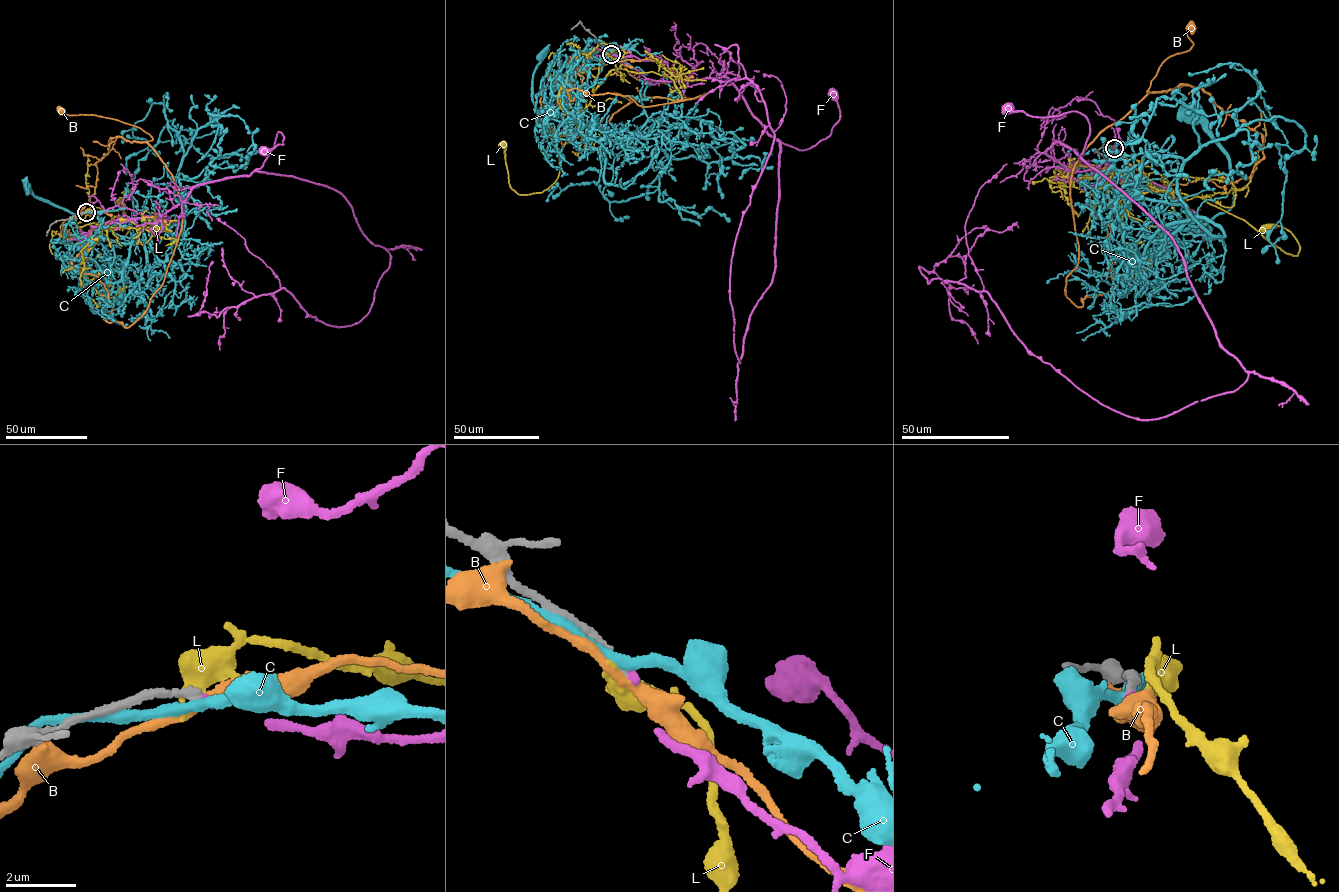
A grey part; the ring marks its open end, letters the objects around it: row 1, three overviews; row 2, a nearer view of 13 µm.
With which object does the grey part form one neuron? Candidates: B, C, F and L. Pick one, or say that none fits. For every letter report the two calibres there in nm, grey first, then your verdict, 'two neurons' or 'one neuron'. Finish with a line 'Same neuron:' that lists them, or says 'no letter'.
B: 240 nm thick on the grey side, 280 nm on the other; two neurons
C: 260 nm thick on the grey side, 300 nm on the other; two neurons
F: 240 nm thick on the grey side, 160 nm on the other; one neuron
L: 240 nm thick on the grey side, 420 nm on the other; two neurons
Same neuron: F

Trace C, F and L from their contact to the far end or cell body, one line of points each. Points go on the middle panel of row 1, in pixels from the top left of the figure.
C: (611, 54), (585, 60), (601, 70), (571, 123), (594, 138), (580, 142), (544, 134), (532, 94), (542, 55)
F: (611, 54), (655, 80), (724, 76), (768, 133), (801, 150), (827, 137), (839, 119), (832, 93)
L: (611, 54), (615, 72), (597, 87), (566, 140), (553, 184), (541, 192), (525, 195), (511, 189), (504, 144)

